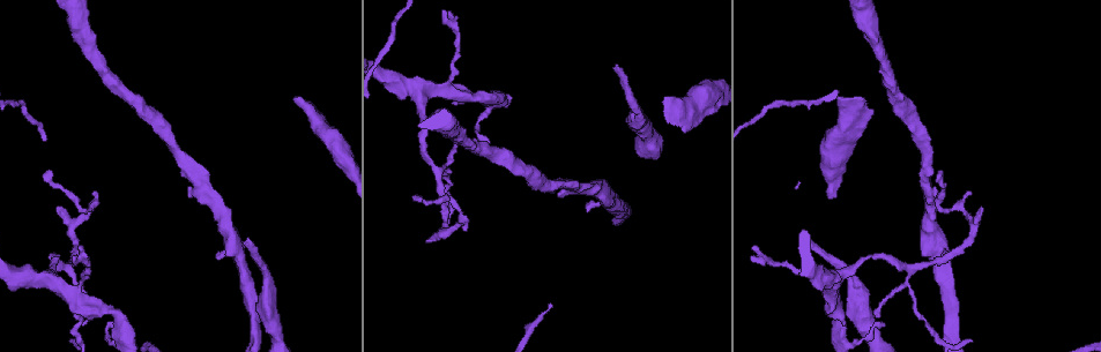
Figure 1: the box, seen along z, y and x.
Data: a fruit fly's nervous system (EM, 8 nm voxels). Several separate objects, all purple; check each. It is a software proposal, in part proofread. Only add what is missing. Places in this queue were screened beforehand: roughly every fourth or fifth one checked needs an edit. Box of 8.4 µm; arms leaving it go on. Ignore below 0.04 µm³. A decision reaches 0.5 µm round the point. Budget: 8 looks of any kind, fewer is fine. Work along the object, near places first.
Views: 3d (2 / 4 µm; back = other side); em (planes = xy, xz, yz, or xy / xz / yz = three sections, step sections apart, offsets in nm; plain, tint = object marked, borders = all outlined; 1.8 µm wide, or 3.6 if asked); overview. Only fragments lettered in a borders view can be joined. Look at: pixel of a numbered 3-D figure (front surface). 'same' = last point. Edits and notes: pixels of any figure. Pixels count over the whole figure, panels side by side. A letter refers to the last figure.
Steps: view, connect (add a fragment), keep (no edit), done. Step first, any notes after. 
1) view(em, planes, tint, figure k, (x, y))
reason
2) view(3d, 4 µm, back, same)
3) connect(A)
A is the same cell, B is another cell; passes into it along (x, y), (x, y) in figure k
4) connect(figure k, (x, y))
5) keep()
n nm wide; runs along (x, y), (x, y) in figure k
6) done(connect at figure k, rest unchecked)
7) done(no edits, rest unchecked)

view(em, planes, borders, figure 1, (683, 133))
an open end

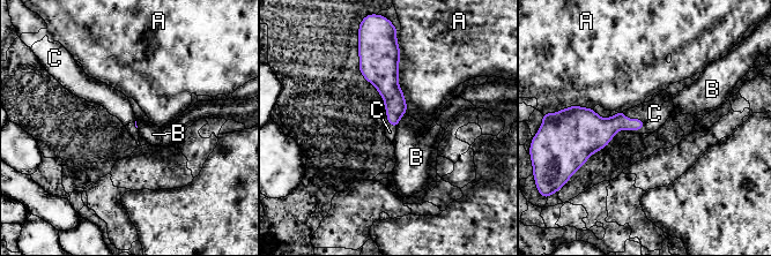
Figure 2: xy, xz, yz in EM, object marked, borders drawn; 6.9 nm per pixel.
connect(C)
C is the same cell, A and B are other cells; passes into it along (601, 130), (635, 119), (654, 113) in figure 2; it goes on there

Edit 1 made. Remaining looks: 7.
view(em, planes, plain, figure 1, (618, 67))
free end

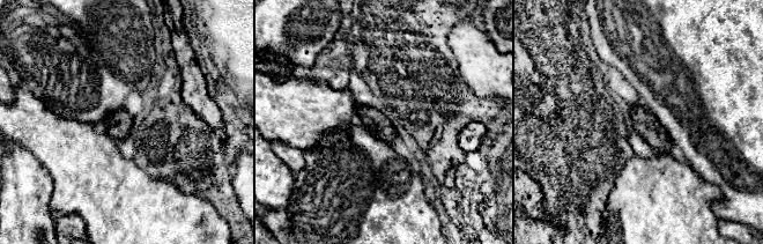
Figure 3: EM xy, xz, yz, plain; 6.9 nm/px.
view(em, planes, borders, same)
what lies round it

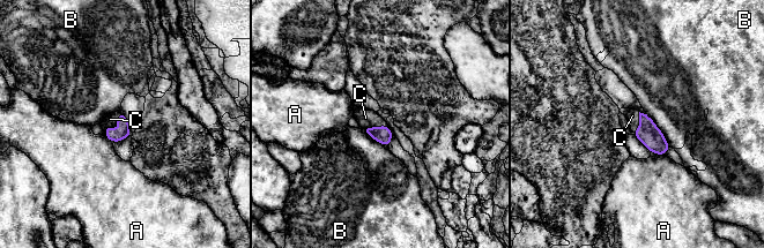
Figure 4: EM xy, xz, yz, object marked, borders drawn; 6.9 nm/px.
connect(C)
C is the same cell, A and B are other cells; passes into it along (113, 135), (115, 129), (110, 119) in figure 4; the neuron continues

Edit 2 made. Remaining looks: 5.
view(em, planes, tint, figure 1, (980, 209))

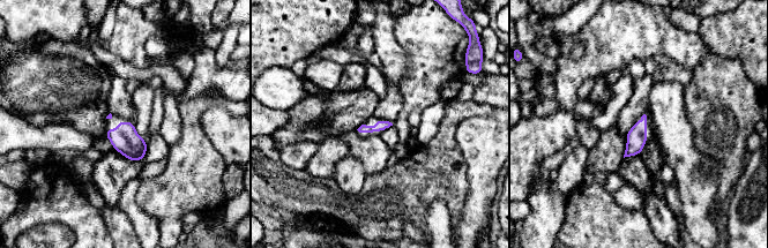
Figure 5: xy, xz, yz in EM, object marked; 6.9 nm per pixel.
view(em, planes, borders, same)
what lies round it

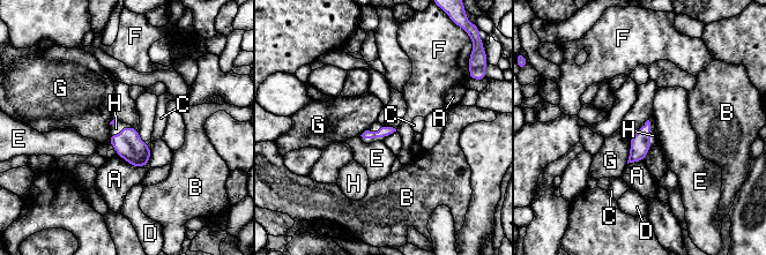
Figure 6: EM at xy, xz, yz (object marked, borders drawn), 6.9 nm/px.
connect(H)
H is the same cell, A, B, C, D, E, F and G are other cells; the neuron continues

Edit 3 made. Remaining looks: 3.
done(connect at figure 2, connect at figure 4, connect at figure 6, rest unchecked)

